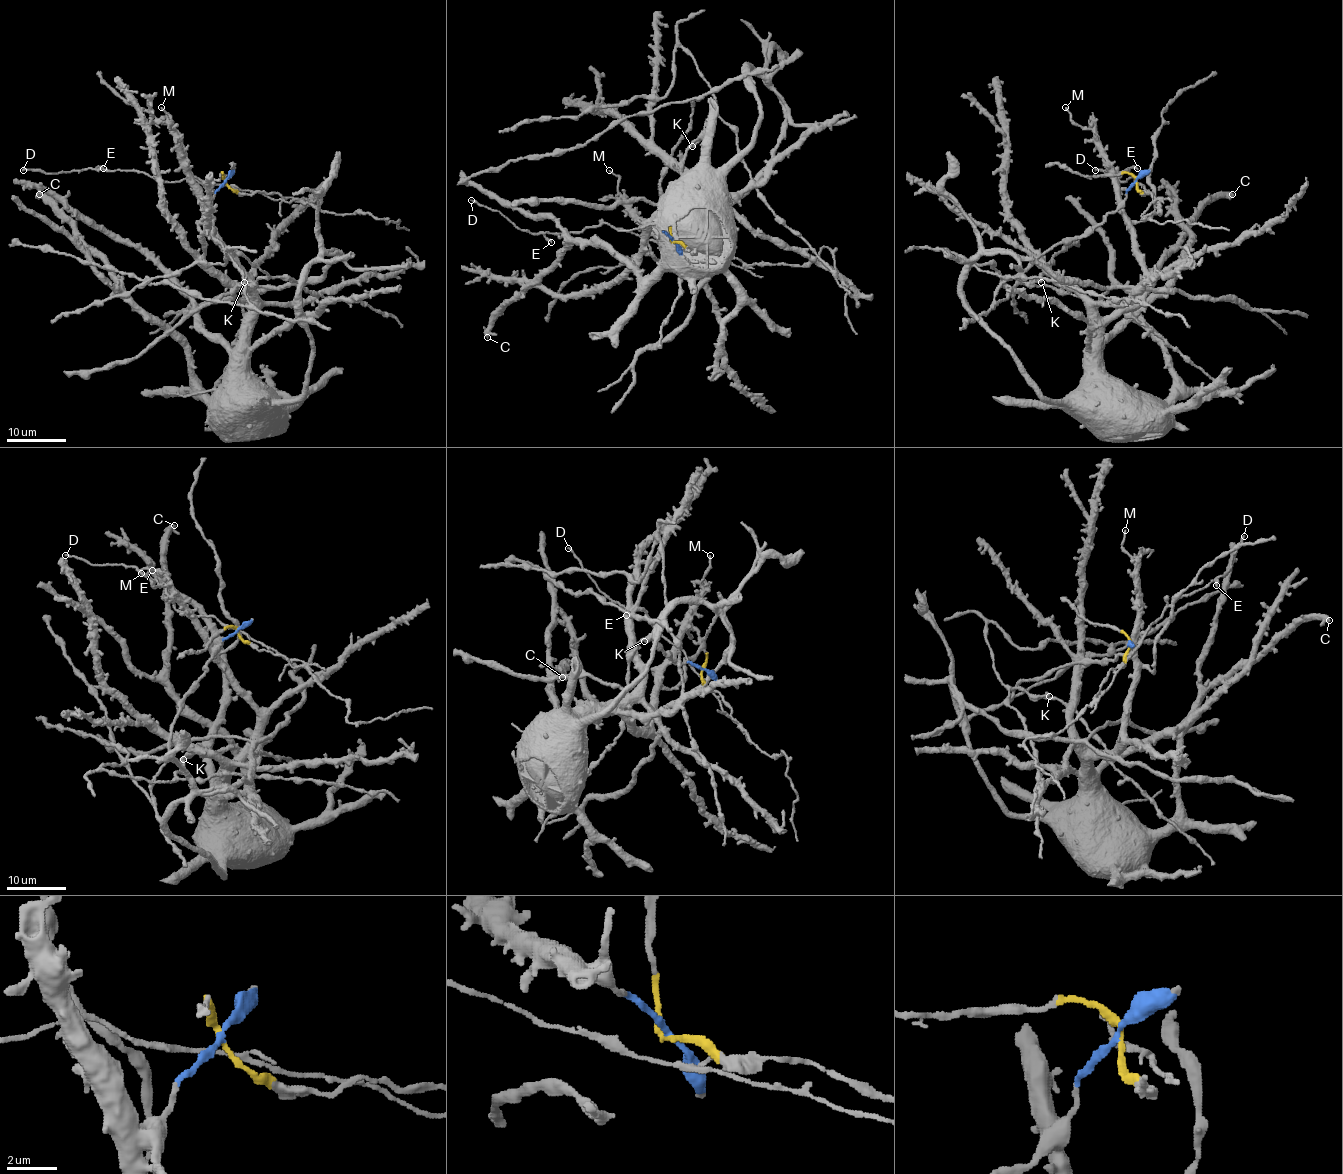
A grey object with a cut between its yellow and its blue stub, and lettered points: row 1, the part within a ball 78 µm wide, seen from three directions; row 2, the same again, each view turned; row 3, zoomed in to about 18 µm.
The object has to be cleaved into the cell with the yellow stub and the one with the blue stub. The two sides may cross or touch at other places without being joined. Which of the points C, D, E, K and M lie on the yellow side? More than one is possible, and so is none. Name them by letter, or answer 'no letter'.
D, E

